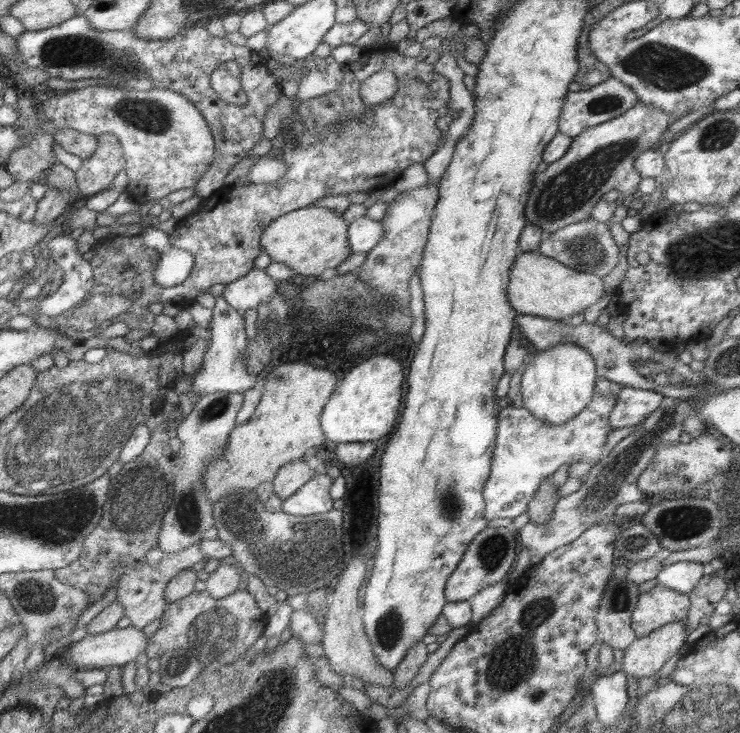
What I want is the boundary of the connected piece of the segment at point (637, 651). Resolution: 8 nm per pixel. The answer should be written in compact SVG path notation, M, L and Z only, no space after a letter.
M681 621L671 622L653 630L650 634L637 637L624 649L620 663L621 671L627 678L639 681L657 673L686 643L688 636Z

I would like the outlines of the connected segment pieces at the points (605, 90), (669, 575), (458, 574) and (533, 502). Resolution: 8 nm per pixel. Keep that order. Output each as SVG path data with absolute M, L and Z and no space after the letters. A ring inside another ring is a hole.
M609 77L595 86L590 86L587 90L567 92L563 102L561 102L561 114L558 120L558 132L571 139L583 133L587 128L601 125L615 116L623 114L637 102L637 95L629 86L624 85L615 77Z
M678 561L662 567L655 580L669 590L688 594L703 576L702 564L693 561Z
M488 525L478 532L473 540L467 545L461 560L455 570L447 577L443 594L446 602L458 602L468 600L485 586L491 586L495 582L501 582L508 577L513 568L518 549L517 533L510 527L489 527Z
M551 475L541 480L541 484L537 486L533 498L526 504L526 511L529 520L533 524L545 525L545 522L551 518L554 504L559 500L559 486L555 486Z

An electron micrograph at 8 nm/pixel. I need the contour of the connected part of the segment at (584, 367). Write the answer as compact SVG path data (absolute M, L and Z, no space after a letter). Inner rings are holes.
M557 343L536 351L521 373L520 393L523 407L540 421L553 425L573 419L593 397L596 366L593 357L581 346Z

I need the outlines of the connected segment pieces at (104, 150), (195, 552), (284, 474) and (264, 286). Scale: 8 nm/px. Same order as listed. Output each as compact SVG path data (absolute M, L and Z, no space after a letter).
M101 134L96 142L96 150L82 160L81 167L74 173L81 196L91 197L108 189L114 177L124 169L123 152L111 134Z
M195 542L177 553L163 554L162 559L157 563L146 563L141 568L129 569L117 581L117 594L114 602L120 602L124 607L124 616L131 621L132 628L142 630L149 622L159 619L166 610L168 603L163 597L165 584L179 571L189 569L193 564L203 560L204 556L199 549L199 543Z
M302 459L283 463L271 481L272 494L285 500L315 474L317 473Z
M254 267L242 278L227 283L220 294L231 308L239 312L255 308L261 302L269 302L276 295L277 281L271 280L265 270Z

